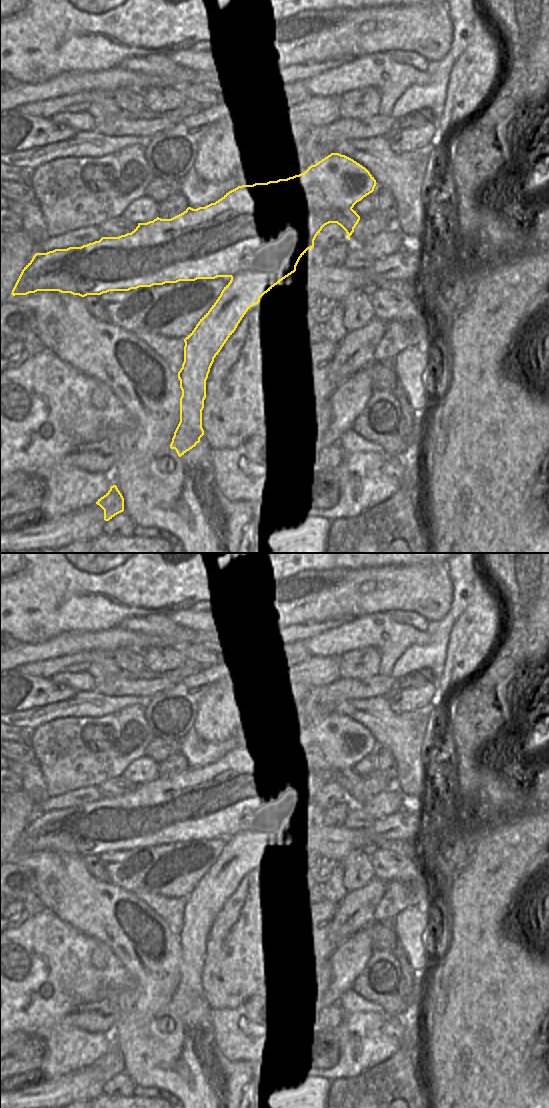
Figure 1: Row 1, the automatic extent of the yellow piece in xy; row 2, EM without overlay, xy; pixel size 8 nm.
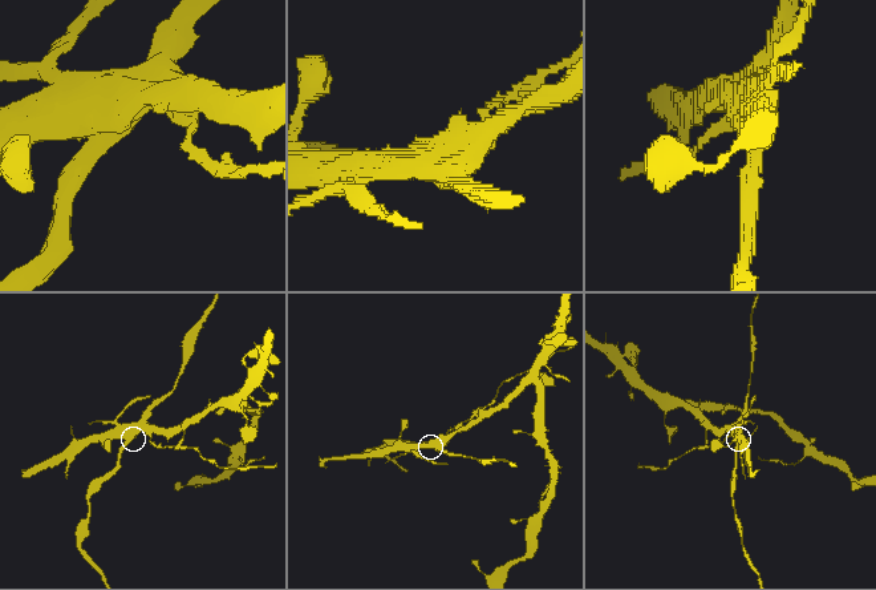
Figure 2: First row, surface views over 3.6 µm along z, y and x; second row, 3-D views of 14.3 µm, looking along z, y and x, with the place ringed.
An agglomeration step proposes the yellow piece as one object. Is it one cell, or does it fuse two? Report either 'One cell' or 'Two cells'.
Two cells

